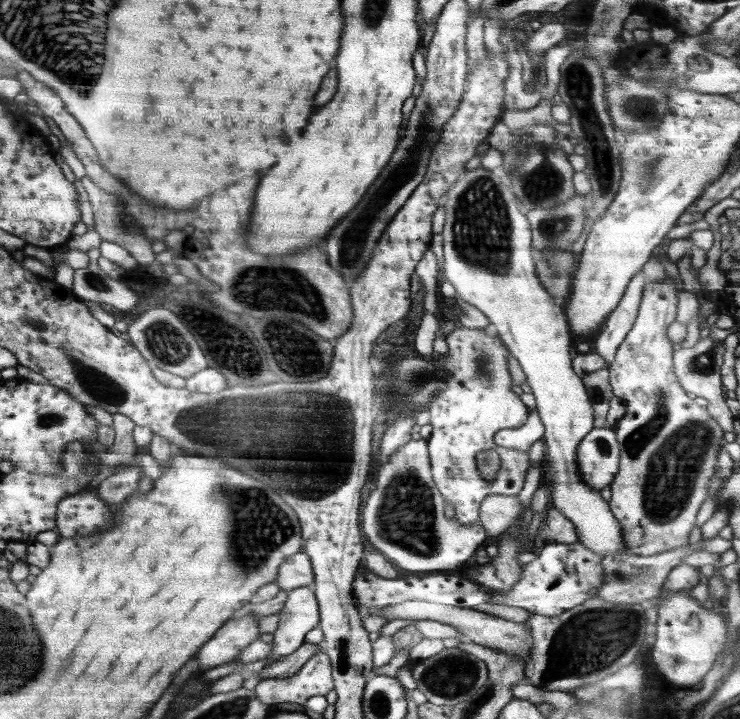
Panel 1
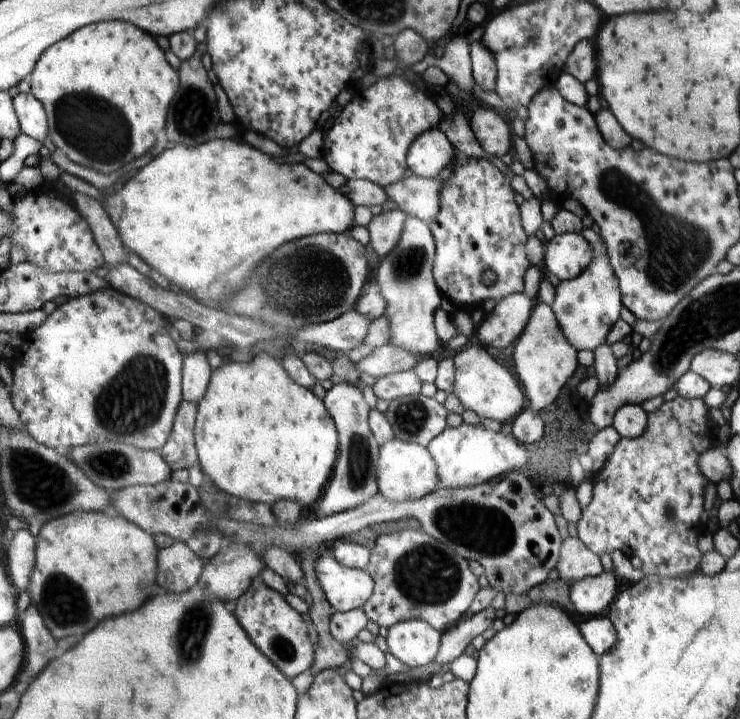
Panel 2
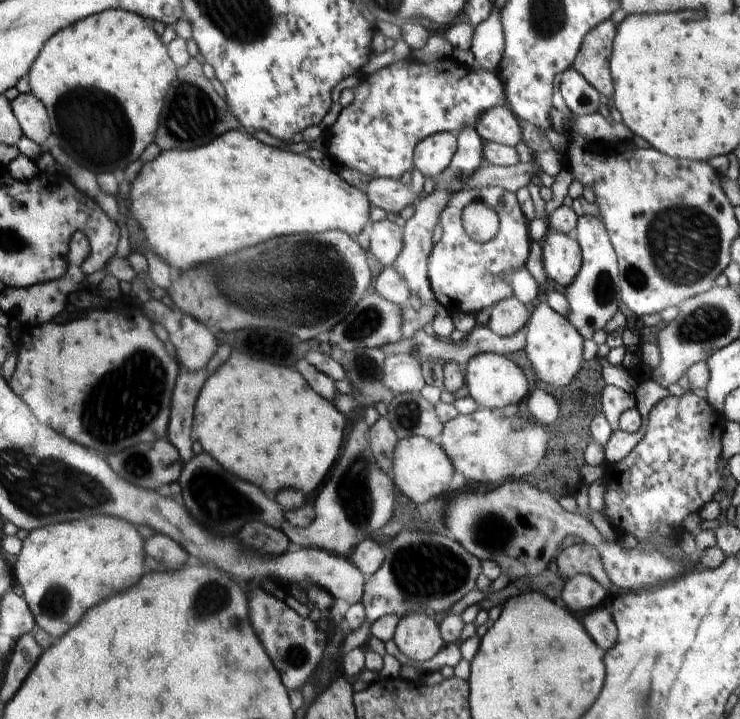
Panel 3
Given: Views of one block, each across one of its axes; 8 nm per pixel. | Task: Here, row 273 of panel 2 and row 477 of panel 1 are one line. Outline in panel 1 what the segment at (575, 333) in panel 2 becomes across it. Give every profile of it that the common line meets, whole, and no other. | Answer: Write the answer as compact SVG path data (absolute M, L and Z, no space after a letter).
M593 429L580 444L577 461L581 478L595 492L611 485L622 464L622 447L615 430Z

